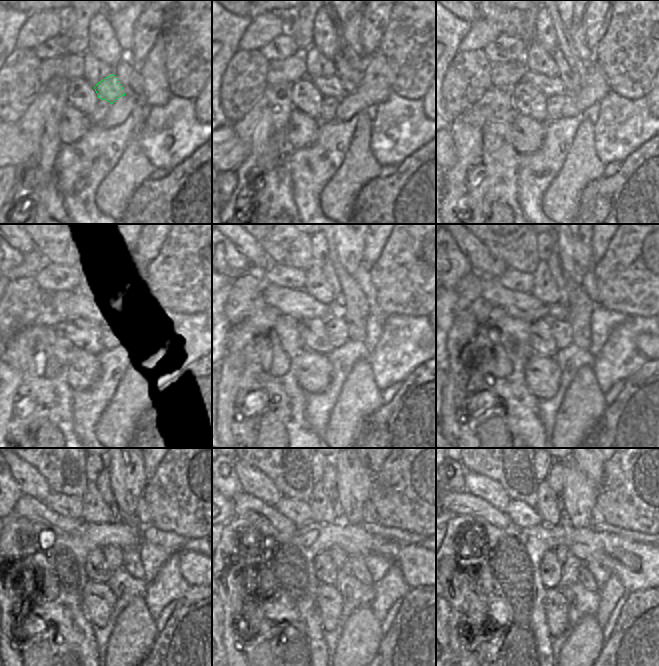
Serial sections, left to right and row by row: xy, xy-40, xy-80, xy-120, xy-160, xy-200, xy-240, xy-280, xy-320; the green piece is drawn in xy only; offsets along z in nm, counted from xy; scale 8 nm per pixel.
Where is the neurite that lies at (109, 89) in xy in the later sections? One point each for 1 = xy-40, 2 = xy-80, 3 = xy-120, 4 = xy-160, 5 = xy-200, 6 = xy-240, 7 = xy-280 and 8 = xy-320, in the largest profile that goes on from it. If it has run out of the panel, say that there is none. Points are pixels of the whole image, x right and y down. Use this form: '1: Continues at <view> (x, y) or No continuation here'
1: Continues at xy-40 (329, 87)
2: Continues at xy-80 (549, 87)
3: Continues at xy-120 (74, 304)
4: Continues at xy-160 (298, 304)
5: Continues at xy-200 (523, 305)
6: Continues at xy-240 (27, 507)
7: Continues at xy-280 (246, 505)
8: Continues at xy-320 (457, 502).

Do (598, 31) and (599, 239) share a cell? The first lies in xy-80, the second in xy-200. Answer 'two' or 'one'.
one

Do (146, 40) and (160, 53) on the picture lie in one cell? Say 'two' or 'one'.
two

